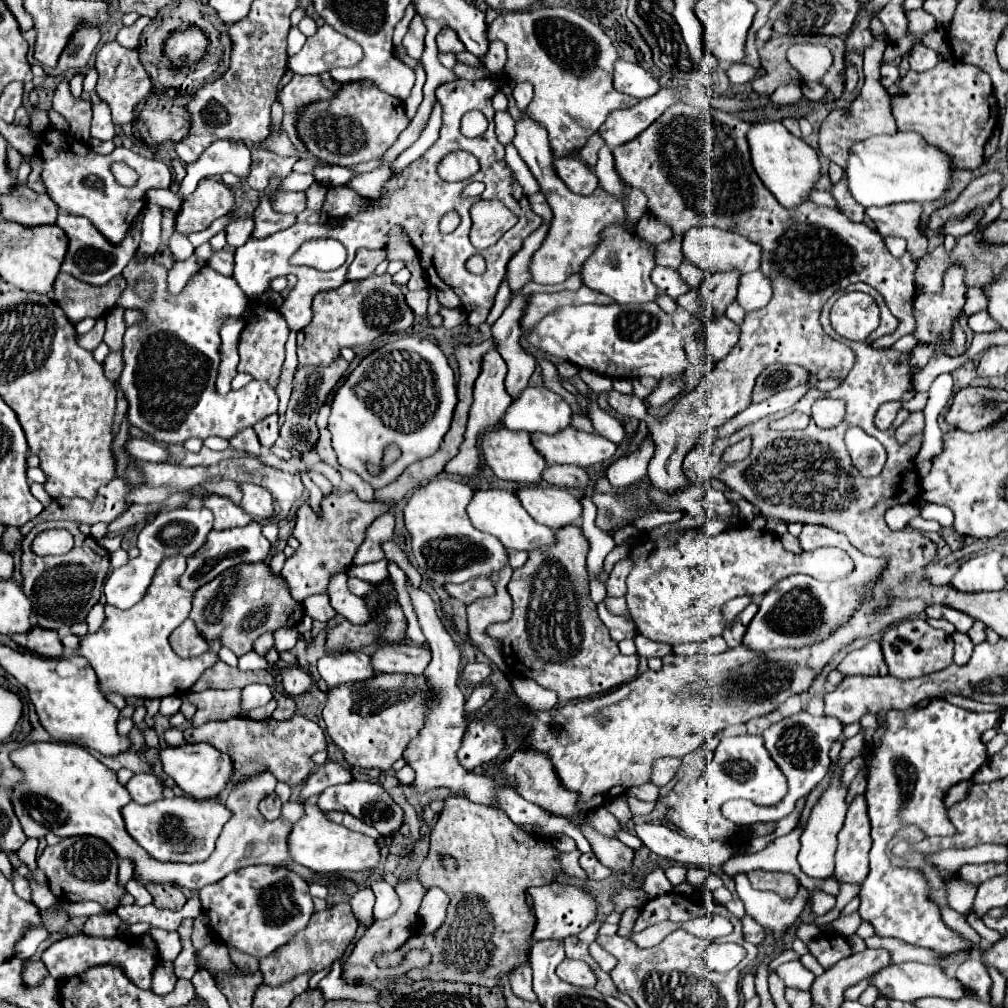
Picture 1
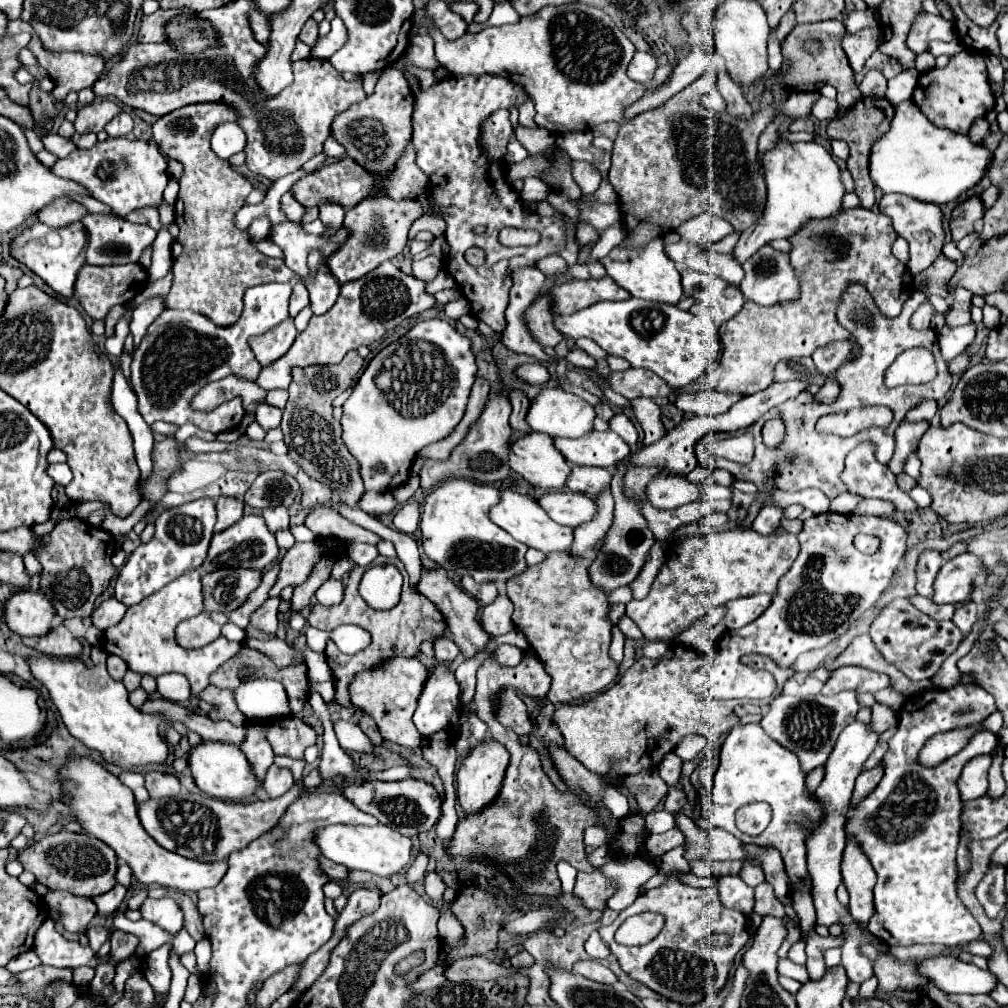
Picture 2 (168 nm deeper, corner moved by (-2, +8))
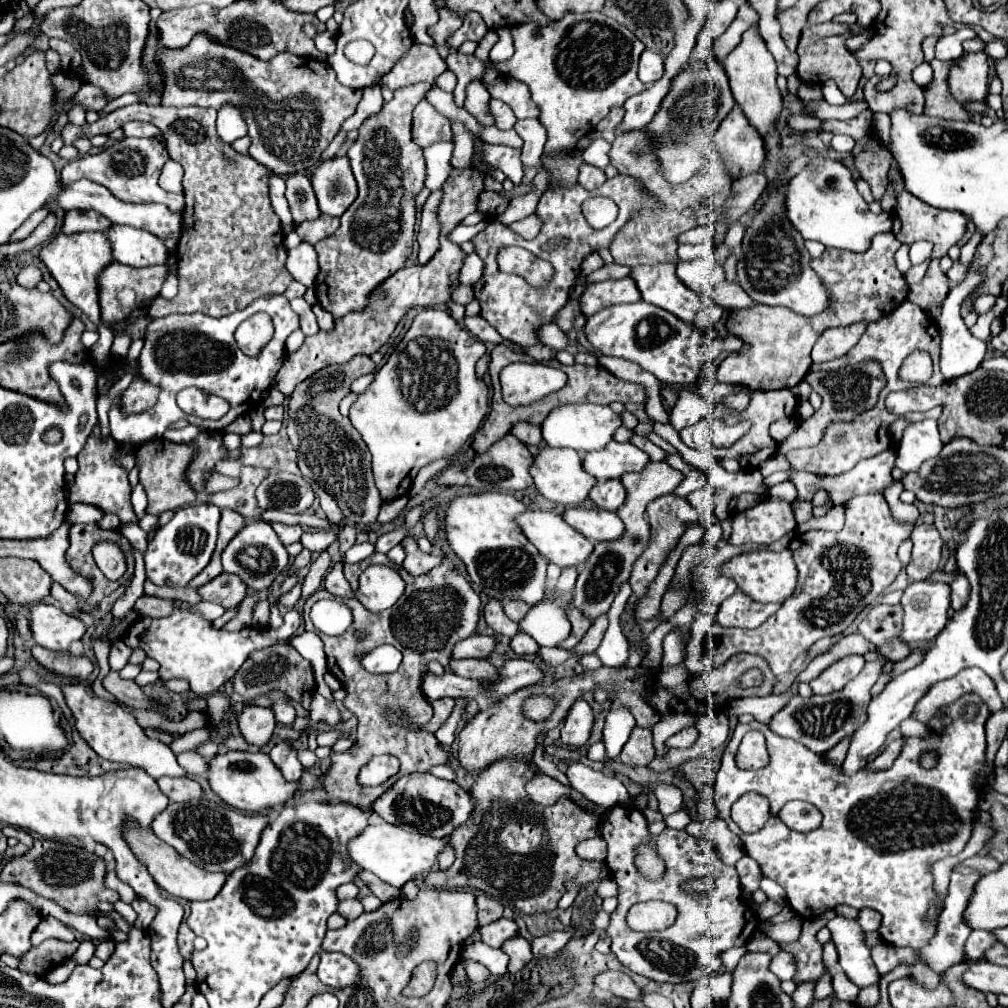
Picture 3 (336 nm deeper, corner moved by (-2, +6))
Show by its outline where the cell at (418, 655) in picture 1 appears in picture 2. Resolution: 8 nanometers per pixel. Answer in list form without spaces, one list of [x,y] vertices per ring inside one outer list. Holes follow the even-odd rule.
[[[439,638],[435,642],[435,658],[439,662],[453,662],[459,654],[461,654],[461,650],[457,648],[457,644],[451,638]]]

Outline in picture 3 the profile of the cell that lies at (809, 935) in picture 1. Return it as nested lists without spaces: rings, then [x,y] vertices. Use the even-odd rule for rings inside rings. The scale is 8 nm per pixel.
[[[825,970],[823,976],[817,980],[817,986],[815,986],[815,998],[825,998],[833,994],[833,984],[831,984],[831,972]]]

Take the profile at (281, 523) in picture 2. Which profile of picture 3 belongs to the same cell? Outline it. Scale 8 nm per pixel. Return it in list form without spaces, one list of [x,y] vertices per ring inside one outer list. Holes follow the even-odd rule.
[[[271,522],[271,528],[275,530],[275,534],[279,536],[279,540],[283,544],[293,544],[293,542],[299,542],[303,530],[301,526],[287,526],[287,524],[281,524],[281,522]]]

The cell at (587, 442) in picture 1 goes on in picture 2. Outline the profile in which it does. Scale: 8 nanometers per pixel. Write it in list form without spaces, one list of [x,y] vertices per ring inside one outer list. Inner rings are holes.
[[[589,432],[581,438],[555,438],[555,448],[575,466],[609,468],[629,456],[631,448],[615,432]]]

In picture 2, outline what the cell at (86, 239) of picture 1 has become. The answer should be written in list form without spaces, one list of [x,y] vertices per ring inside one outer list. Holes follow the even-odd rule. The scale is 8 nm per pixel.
[[[87,214],[81,220],[89,232],[89,244],[87,244],[87,264],[107,266],[107,264],[129,264],[139,262],[145,248],[149,248],[157,236],[157,232],[143,224],[127,222],[119,216],[103,216],[103,214]]]

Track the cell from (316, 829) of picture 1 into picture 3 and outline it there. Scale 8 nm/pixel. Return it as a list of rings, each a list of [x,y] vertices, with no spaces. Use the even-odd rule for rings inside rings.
[[[371,822],[359,836],[347,842],[347,854],[351,862],[361,866],[363,870],[373,872],[383,882],[401,888],[407,880],[423,876],[435,862],[437,854],[443,848],[441,838],[431,838],[425,834],[413,834],[413,830],[401,830],[389,822]]]

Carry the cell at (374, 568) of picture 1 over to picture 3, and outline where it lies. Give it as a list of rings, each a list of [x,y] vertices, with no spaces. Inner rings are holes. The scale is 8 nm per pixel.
[[[361,542],[361,544],[355,544],[351,546],[347,552],[345,552],[345,564],[355,564],[355,562],[361,562],[365,558],[369,558],[371,554],[375,552],[375,546],[371,542]]]

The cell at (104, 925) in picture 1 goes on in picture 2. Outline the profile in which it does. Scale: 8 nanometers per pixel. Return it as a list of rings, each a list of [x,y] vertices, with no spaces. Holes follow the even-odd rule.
[[[93,926],[87,930],[87,934],[89,934],[89,946],[93,948],[93,952],[97,952],[103,946],[103,942],[109,938],[109,932],[103,926]]]

